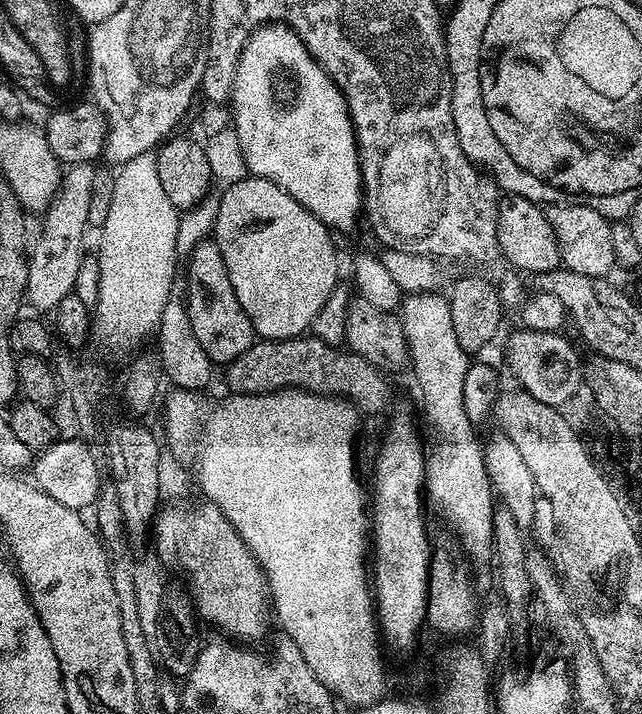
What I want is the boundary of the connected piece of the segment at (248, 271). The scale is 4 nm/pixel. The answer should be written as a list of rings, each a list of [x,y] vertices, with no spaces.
[[[248,174],[244,180],[227,185],[223,189],[224,193],[219,193],[219,204],[217,206],[217,216],[214,229],[214,239],[218,250],[222,250],[222,262],[226,262],[226,274],[230,278],[230,286],[234,286],[234,294],[238,298],[238,306],[246,310],[246,318],[250,318],[252,328],[256,331],[257,337],[263,340],[284,340],[294,339],[305,335],[311,329],[314,318],[322,306],[326,306],[326,298],[338,287],[336,280],[336,268],[338,269],[338,248],[332,245],[333,233],[319,220],[306,206],[302,206],[286,190],[282,190],[274,182],[270,182],[261,176]]]

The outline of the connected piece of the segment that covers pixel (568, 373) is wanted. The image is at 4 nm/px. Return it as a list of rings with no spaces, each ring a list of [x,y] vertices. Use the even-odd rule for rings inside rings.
[[[529,328],[519,330],[508,340],[508,368],[516,375],[516,380],[523,391],[529,392],[538,402],[546,402],[546,406],[563,409],[567,400],[576,396],[576,391],[582,388],[584,369],[582,356],[576,353],[576,348],[560,332],[535,332]]]

